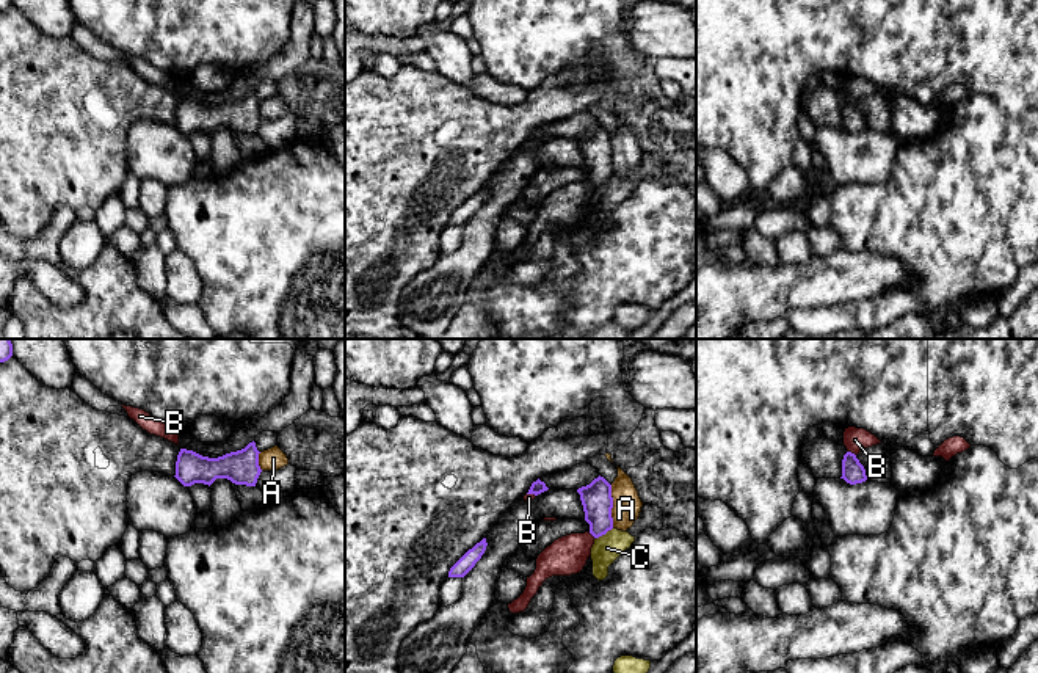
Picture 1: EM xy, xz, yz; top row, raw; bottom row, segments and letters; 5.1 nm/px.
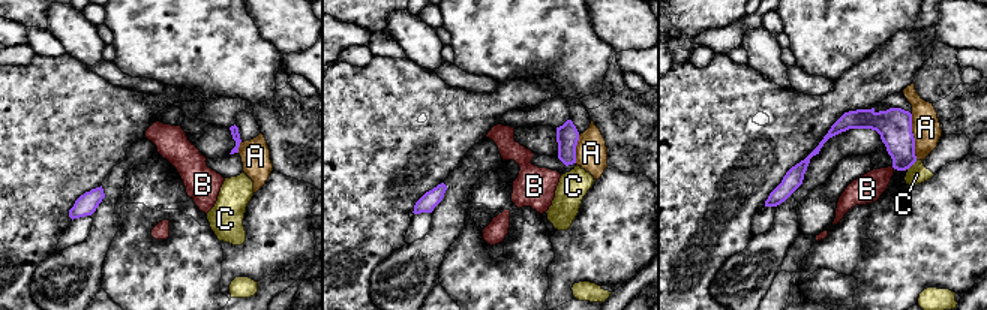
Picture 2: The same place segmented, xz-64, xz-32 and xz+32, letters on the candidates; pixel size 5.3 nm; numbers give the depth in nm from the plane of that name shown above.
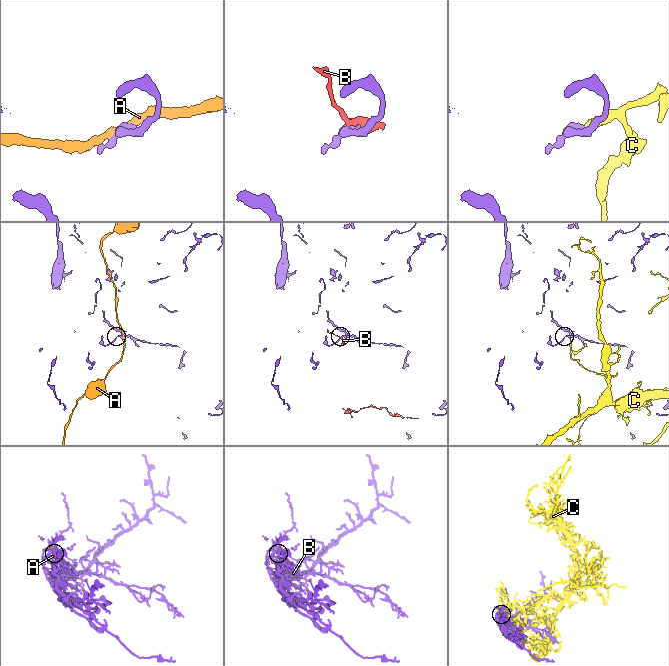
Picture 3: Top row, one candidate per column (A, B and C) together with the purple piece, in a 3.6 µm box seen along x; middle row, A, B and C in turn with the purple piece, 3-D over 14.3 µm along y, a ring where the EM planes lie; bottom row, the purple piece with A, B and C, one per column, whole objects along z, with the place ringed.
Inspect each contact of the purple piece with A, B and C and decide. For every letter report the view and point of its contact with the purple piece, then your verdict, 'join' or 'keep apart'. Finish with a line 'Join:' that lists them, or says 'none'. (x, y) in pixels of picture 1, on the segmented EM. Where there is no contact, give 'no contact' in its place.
A: xz (612, 507) | keep apart
B: yz (850, 452) | join
C: xz (604, 534) | keep apart
Join: B

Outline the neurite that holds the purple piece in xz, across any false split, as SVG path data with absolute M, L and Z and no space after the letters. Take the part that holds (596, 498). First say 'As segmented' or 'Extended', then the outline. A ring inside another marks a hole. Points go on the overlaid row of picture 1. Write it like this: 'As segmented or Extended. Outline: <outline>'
As segmented. Outline: M599 475L590 485L579 488L577 493L583 505L585 521L590 524L590 533L599 538L612 530L612 485Z

